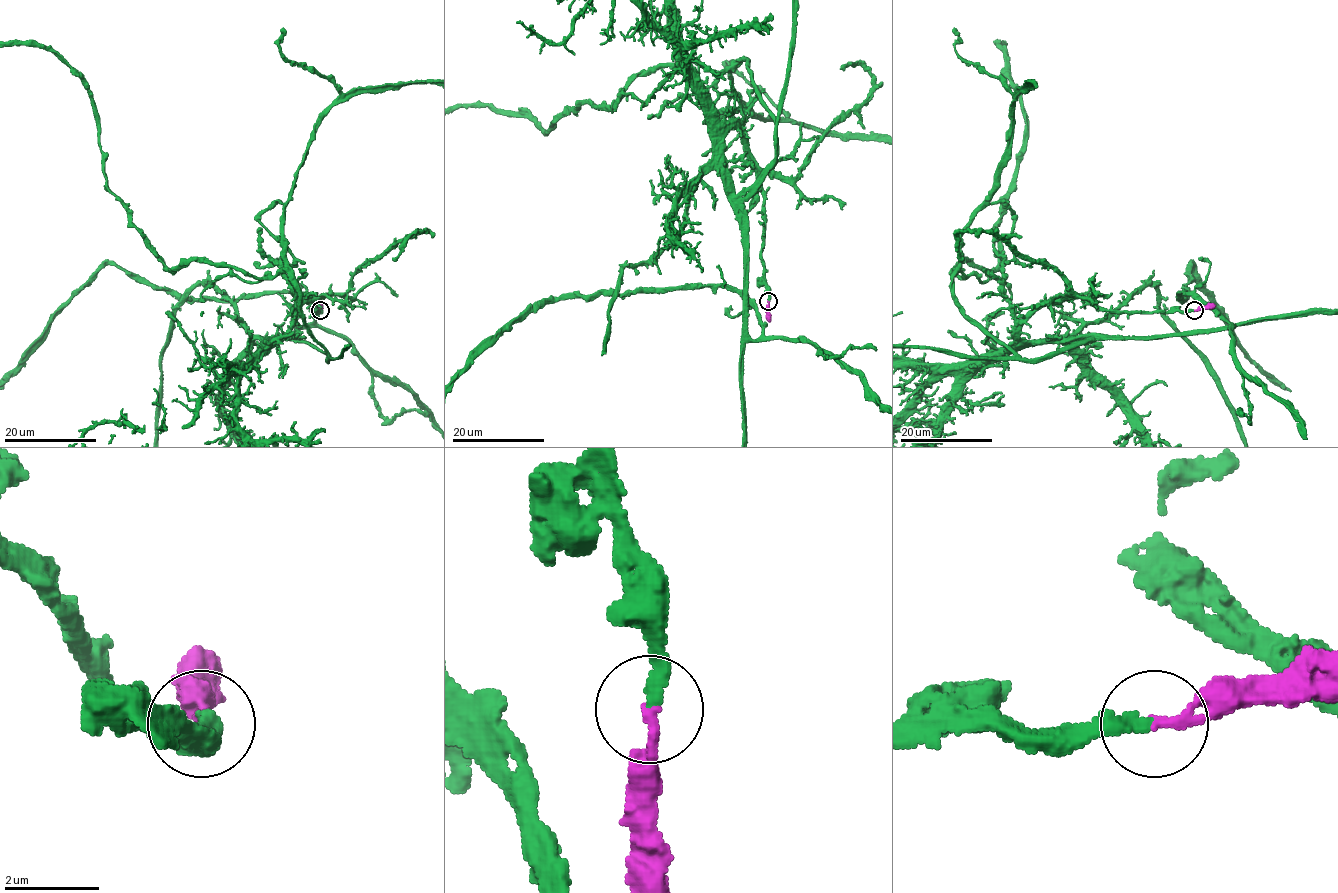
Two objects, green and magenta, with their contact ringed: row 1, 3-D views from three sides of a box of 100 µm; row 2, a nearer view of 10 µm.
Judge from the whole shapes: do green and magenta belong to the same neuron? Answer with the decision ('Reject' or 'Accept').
Accept

